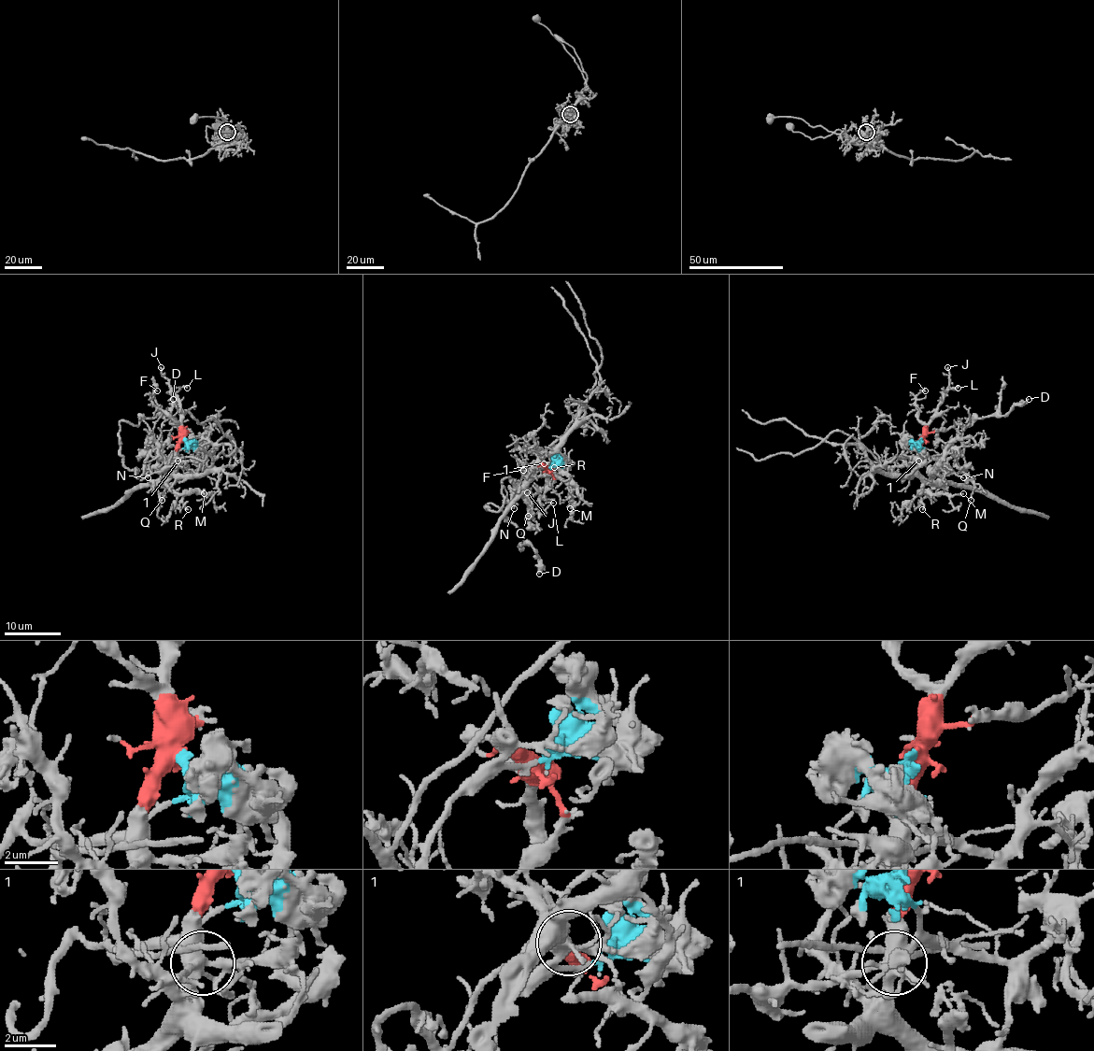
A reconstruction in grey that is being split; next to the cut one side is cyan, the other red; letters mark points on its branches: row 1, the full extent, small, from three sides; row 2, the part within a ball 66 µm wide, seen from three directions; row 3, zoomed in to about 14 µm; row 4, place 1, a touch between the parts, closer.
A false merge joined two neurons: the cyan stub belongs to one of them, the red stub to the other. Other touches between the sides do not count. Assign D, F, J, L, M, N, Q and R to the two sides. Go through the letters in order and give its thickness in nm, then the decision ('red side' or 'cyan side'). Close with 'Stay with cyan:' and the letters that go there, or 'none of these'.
D: 190 nm thick; cyan side
F: 240 nm thick; red side
J: 170 nm thick; red side
L: 160 nm thick; red side
M: 120 nm thick; red side
N: 120 nm thick; cyan side
Q: 140 nm thick; cyan side
R: 180 nm thick; red side
Stay with cyan: D, N, Q

